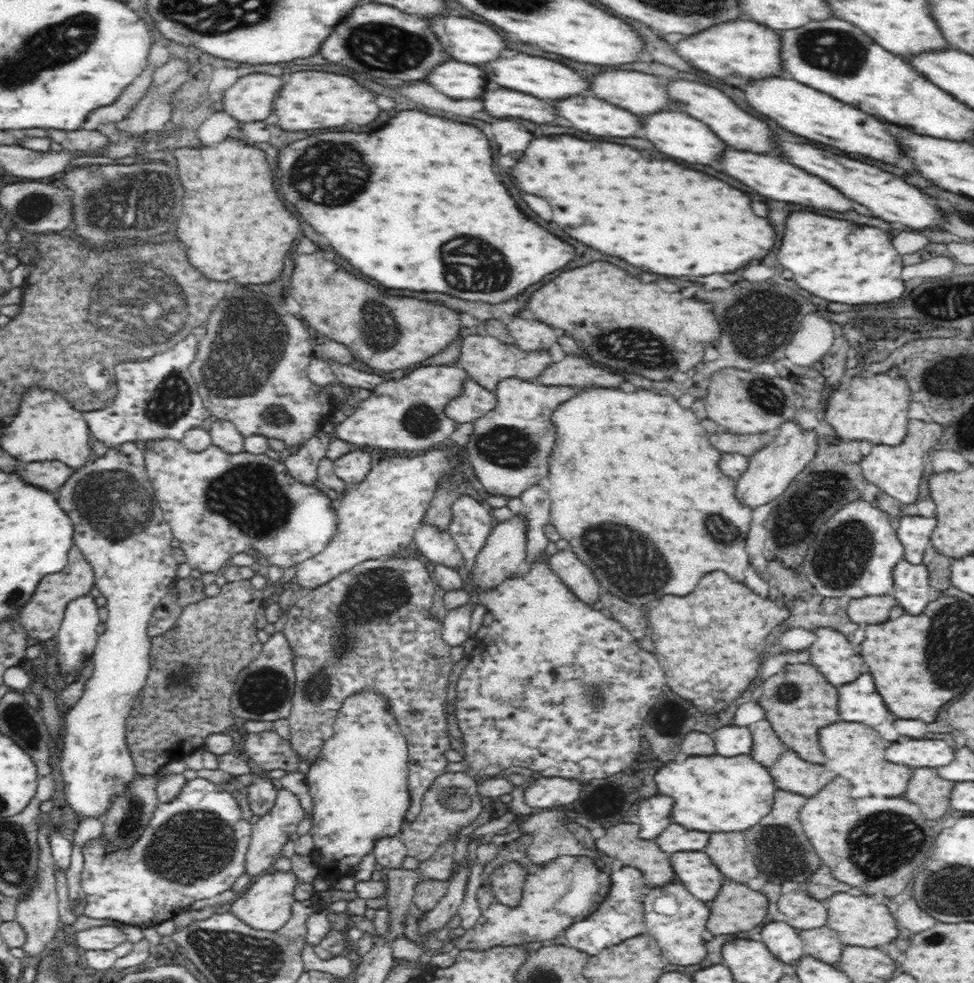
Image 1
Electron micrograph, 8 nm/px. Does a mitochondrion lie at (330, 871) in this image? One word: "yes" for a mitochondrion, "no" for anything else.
no

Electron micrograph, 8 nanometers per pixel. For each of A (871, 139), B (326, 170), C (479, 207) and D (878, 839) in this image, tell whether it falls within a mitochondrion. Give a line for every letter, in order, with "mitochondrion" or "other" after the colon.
A: other
B: mitochondrion
C: other
D: mitochondrion

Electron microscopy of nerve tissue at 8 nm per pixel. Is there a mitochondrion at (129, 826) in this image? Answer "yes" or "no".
yes

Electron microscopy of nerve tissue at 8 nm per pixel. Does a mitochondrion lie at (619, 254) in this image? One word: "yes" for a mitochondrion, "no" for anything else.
no

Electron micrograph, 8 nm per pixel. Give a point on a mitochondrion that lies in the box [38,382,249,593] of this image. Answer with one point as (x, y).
(115, 503)

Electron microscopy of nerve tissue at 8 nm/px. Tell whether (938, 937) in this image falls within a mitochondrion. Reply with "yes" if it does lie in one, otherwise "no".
yes

